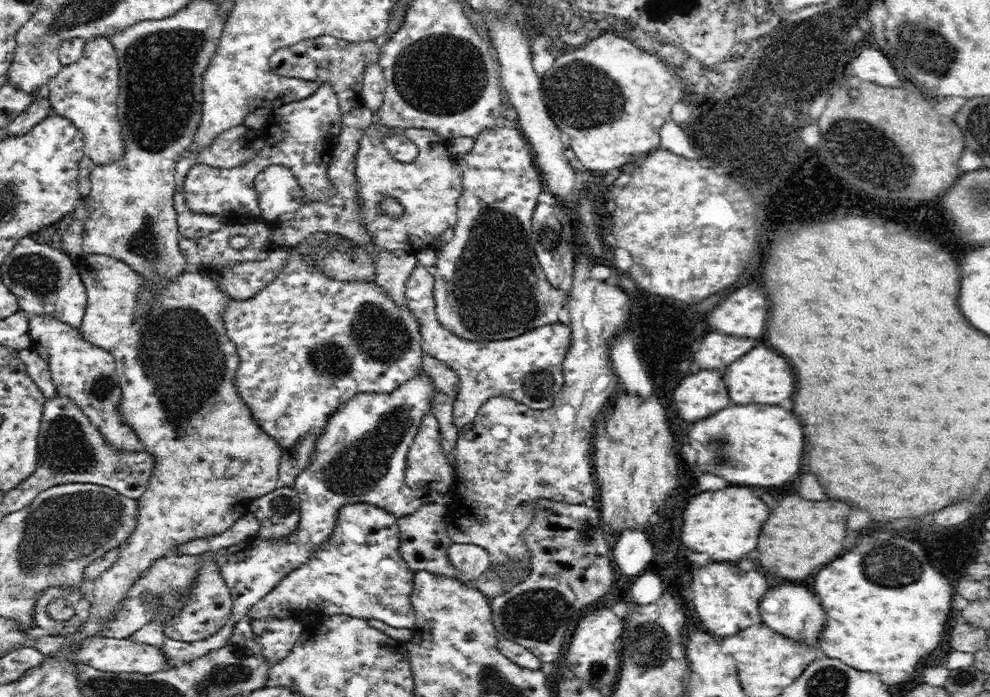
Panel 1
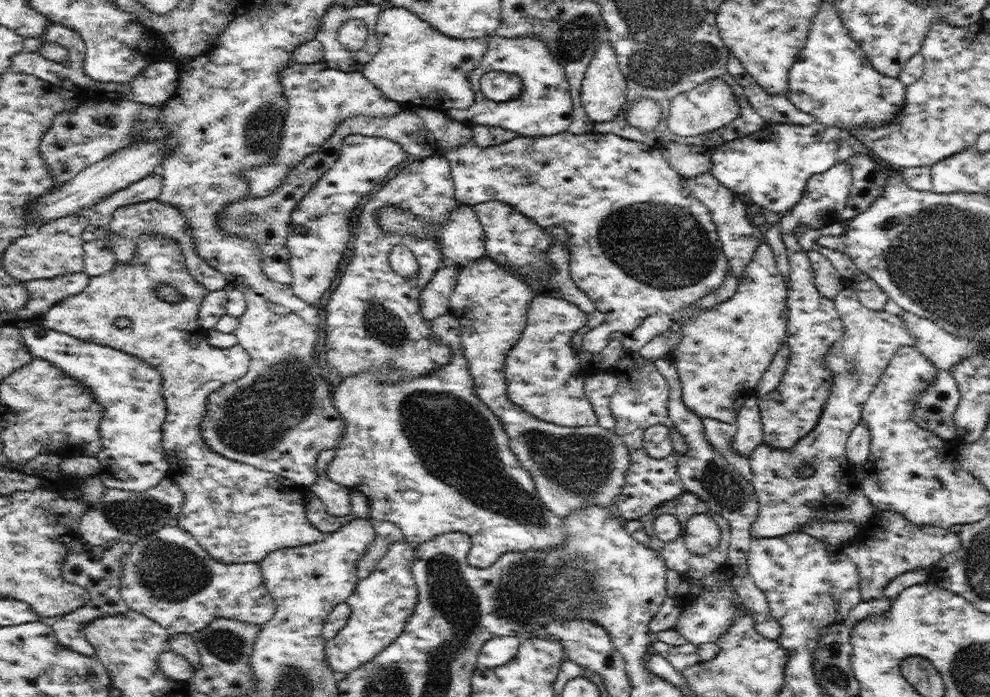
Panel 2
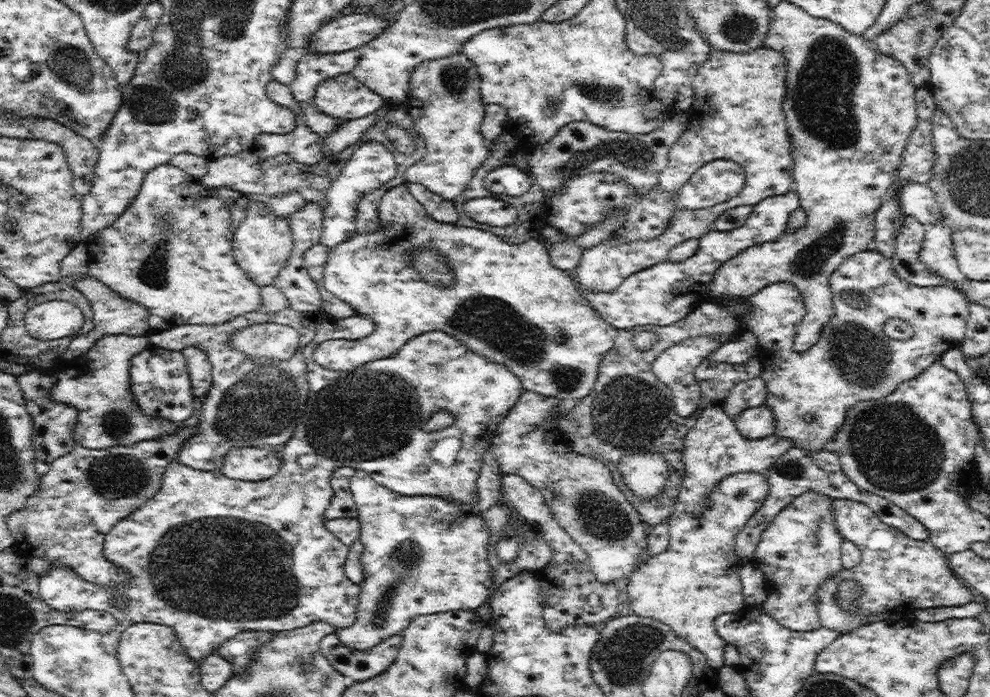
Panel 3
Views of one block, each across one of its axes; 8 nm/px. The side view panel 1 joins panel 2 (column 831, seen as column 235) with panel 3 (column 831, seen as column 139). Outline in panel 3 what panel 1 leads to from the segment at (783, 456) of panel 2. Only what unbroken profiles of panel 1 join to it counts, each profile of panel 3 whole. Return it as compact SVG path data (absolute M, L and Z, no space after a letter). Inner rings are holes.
M875 248L857 252L843 260L829 276L829 288L833 294L833 318L823 326L821 336L815 346L805 352L793 350L793 340L797 326L805 318L805 304L801 292L795 284L787 280L779 280L767 284L757 294L749 298L753 304L753 314L747 316L747 324L753 332L753 344L759 348L759 364L763 368L761 380L765 380L765 404L773 412L775 434L791 438L795 446L807 450L821 450L827 442L833 440L837 428L845 420L845 412L855 406L859 400L875 400L889 396L897 384L903 380L911 380L917 374L925 372L933 362L941 358L943 352L953 350L961 344L965 336L965 322L969 316L967 296L951 286L915 286L911 282L903 282L891 260L877 252ZM889 318L899 318L911 324L913 336L909 340L891 340L883 334L883 324ZM805 492L797 496L789 506L785 506L765 528L757 544L751 564L755 564L765 578L767 600L763 604L763 614L791 628L797 634L807 634L819 630L821 622L817 616L817 592L835 578L841 566L841 544L843 538L833 524L833 498L815 492Z

